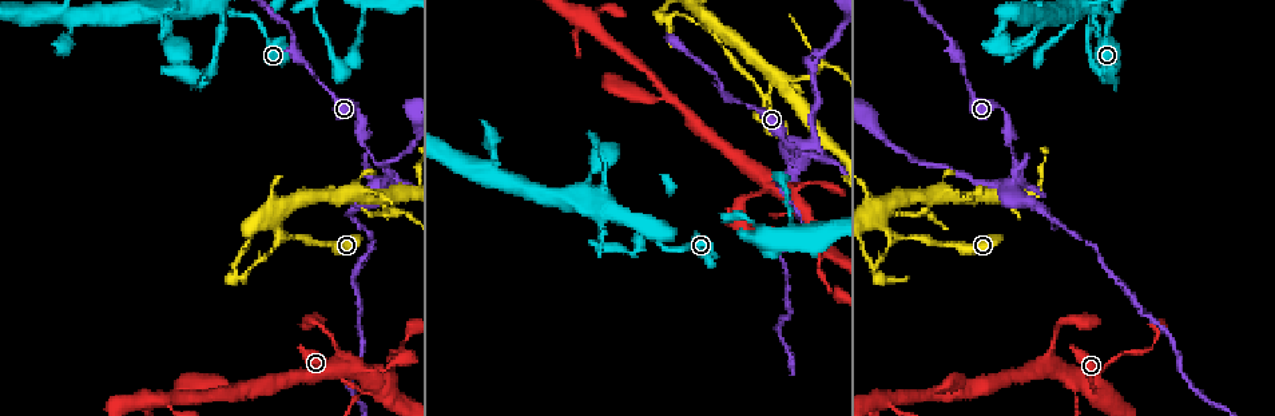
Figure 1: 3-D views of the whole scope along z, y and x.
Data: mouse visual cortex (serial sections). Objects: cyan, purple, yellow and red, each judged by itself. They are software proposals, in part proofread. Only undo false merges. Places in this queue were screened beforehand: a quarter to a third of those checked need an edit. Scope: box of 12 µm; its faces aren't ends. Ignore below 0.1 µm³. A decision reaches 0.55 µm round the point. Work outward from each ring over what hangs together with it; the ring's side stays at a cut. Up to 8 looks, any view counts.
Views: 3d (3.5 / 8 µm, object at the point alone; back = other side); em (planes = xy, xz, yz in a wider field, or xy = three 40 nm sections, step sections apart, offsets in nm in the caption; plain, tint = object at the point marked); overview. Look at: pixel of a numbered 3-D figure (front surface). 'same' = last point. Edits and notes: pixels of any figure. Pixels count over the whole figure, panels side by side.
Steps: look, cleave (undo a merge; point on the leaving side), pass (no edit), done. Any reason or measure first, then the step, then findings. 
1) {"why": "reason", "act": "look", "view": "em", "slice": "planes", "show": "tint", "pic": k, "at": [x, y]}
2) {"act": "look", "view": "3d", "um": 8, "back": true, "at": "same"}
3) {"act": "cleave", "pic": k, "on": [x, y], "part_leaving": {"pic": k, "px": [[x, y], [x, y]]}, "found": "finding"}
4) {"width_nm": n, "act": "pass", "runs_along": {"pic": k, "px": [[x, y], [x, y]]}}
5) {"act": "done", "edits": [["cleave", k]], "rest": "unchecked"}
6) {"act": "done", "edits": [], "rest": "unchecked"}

{"act": "look", "view": "3d", "um": 3.5, "pic": 1, "at": [277, 214]}

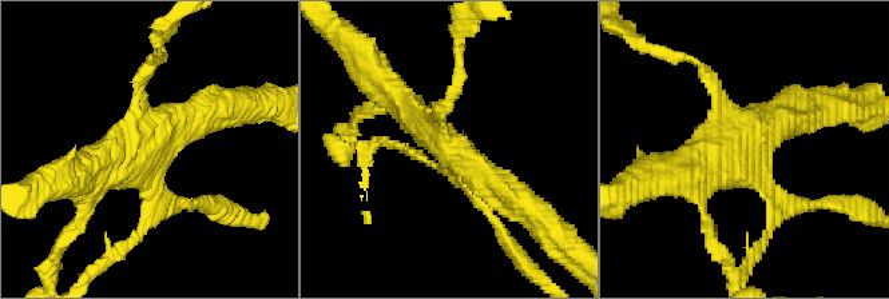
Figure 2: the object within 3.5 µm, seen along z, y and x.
{"act": "look", "view": "em", "slice": "xy", "step": 1, "show": "tint", "pic": 2, "at": [453, 150]}

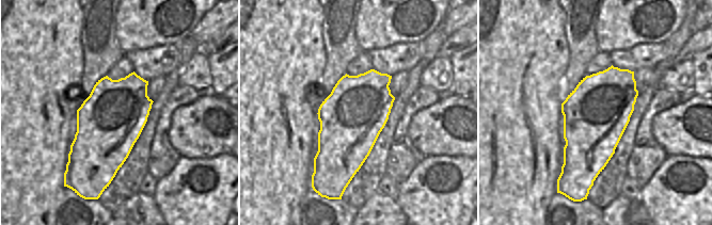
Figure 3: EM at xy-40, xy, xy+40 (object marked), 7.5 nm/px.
{"act": "pass", "runs_along": {"pic": 2, "px": [[182, 200], [161, 188], [153, 143], [218, 115]]}, "found": "all the same cell"}

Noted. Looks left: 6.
{"why": "sudden change in width", "act": "look", "view": "3d", "um": 3.5, "pic": 1, "at": [945, 197]}

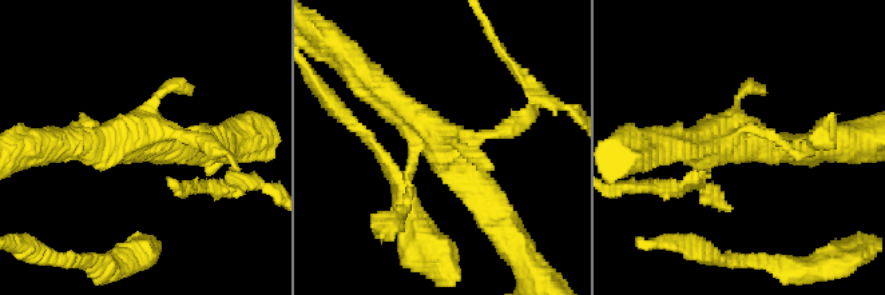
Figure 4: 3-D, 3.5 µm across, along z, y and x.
{"why": "shape alone is not enough", "act": "look", "view": "em", "slice": "planes", "show": "tint", "pic": 4, "at": [439, 148]}

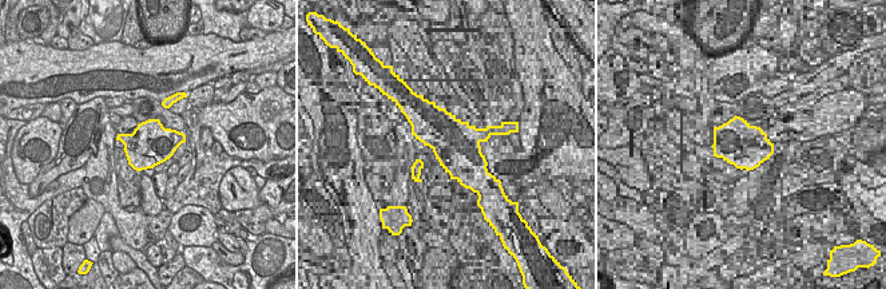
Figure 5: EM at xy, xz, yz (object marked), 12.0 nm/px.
{"why": "another direction", "act": "look", "view": "em", "slice": "xy", "step": 1, "show": "tint", "at": "same"}

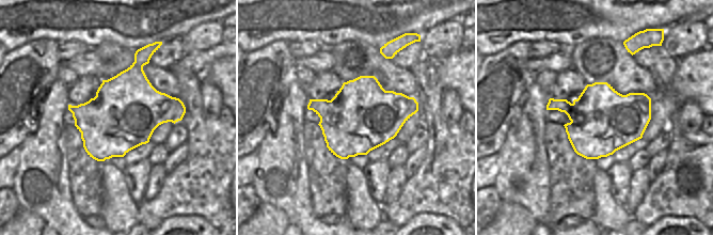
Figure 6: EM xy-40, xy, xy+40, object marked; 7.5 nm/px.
{"act": "pass", "runs_along": {"pic": 4, "px": [[373, 83], [484, 192], [492, 216]]}, "found": "all the same cell"}

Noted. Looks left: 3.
{"why": "thin arm on a thick one", "act": "look", "view": "3d", "um": 3.5, "pic": 1, "at": [1102, 10]}

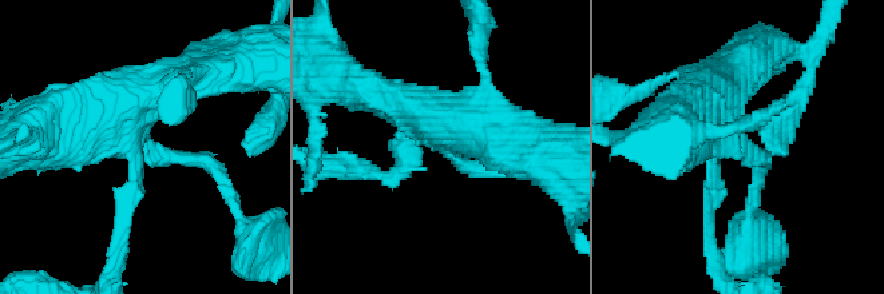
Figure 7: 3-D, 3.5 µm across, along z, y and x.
{"arms": 3, "arm_widths_nm": [150, 200, 500], "act": "look", "view": "em", "slice": "xy", "step": 1, "show": "tint", "pic": 7, "at": [747, 149]}

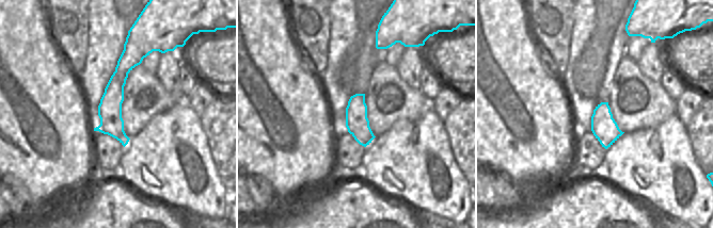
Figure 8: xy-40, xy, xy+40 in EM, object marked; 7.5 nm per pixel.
{"act": "pass", "runs_along": {"pic": 7, "px": [[520, 162], [468, 170], [393, 100]]}, "found": "all the same cell"}

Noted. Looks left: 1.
{"act": "done", "edits": [], "rest": "unchecked"}

